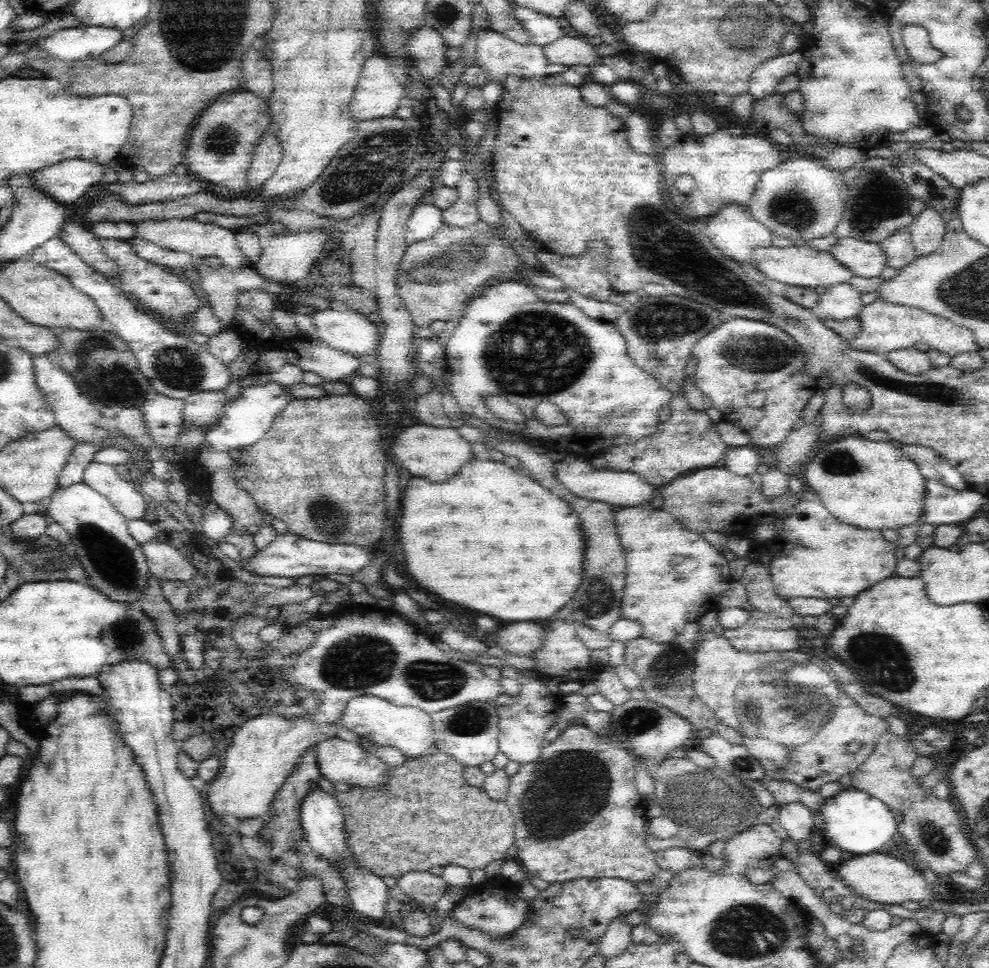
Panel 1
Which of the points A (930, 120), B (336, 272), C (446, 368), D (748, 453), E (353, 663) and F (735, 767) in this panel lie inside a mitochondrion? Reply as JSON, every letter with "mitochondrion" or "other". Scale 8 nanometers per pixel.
{"A":"other","B":"other","C":"other","D":"other","E":"mitochondrion","F":"mitochondrion"}

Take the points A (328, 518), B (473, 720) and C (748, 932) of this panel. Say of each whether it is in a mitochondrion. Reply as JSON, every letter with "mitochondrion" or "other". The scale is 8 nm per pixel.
{"A":"mitochondrion","B":"mitochondrion","C":"mitochondrion"}

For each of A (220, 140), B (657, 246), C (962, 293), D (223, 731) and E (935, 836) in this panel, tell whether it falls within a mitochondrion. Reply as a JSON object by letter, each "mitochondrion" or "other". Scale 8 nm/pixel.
{"A":"mitochondrion","B":"mitochondrion","C":"mitochondrion","D":"other","E":"mitochondrion"}

